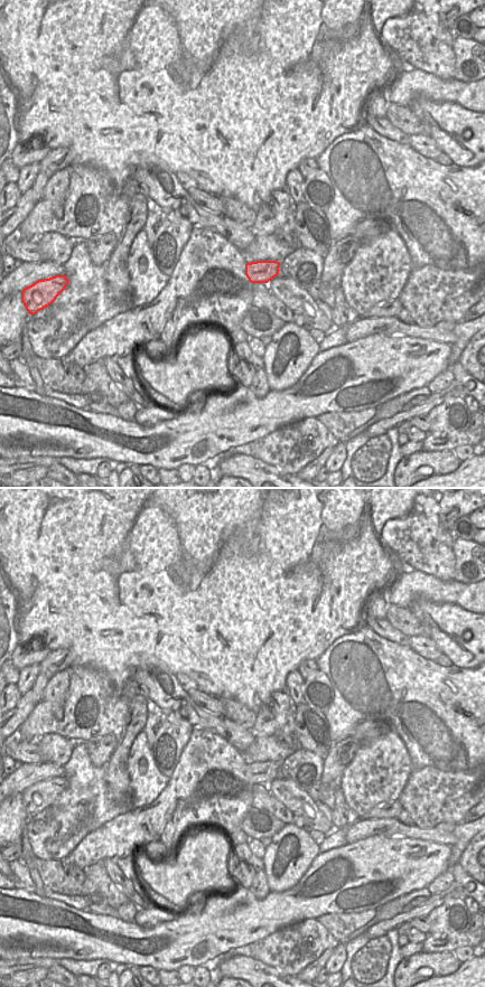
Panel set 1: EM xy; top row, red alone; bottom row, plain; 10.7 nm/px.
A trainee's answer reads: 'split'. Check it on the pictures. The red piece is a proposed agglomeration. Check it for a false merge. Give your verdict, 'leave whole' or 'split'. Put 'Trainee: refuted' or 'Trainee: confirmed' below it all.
split
Trainee: confirmed

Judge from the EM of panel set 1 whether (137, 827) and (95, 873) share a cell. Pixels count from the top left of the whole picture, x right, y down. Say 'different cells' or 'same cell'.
different cells

